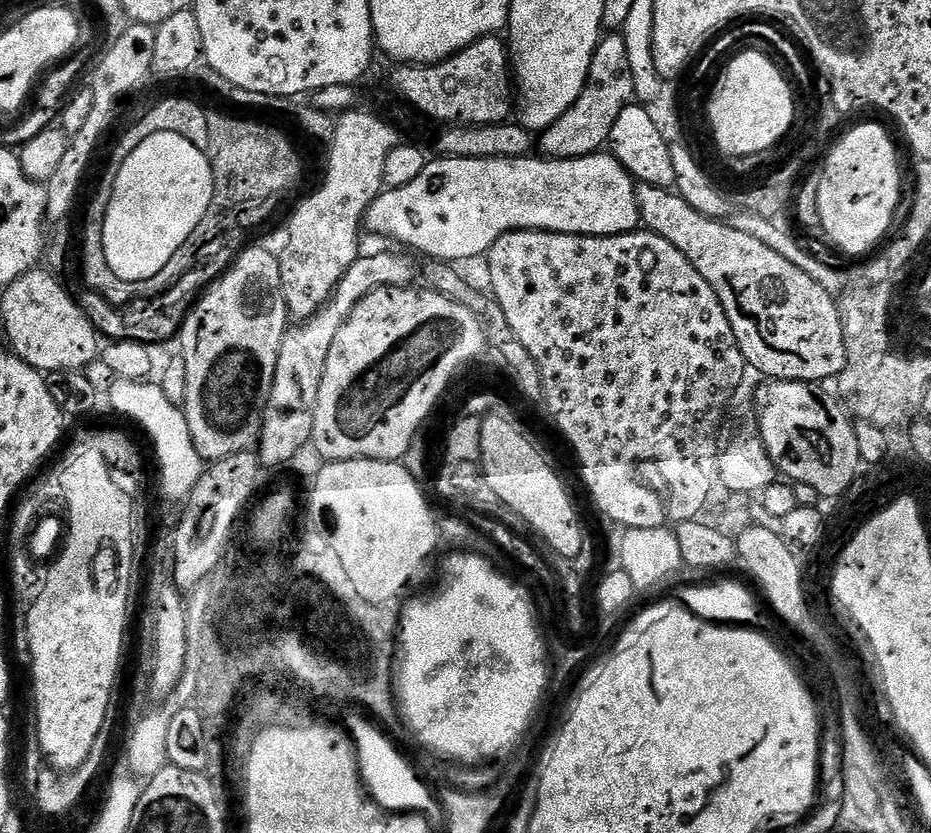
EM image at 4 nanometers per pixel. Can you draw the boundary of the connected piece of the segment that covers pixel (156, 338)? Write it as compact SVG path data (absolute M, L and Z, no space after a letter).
M208 260L197 263L182 279L173 286L167 288L159 296L152 296L149 300L135 300L132 304L111 304L106 298L102 298L97 292L84 290L79 293L78 303L84 313L92 320L101 337L109 341L133 340L139 344L157 346L167 340L175 341L179 337L180 330L184 326L184 319L192 311L202 293L212 283L214 278L224 275L226 264L220 260Z

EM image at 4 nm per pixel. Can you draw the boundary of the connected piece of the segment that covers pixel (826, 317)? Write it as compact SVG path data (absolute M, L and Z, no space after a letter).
M637 183L636 197L640 211L641 225L647 231L658 234L670 242L670 246L678 246L682 254L710 282L710 290L718 294L718 302L722 302L722 310L726 310L726 318L730 318L730 326L735 341L742 350L745 365L764 375L765 379L802 381L804 383L823 383L824 380L835 379L846 366L846 348L840 318L840 305L837 297L828 292L806 270L798 270L794 262L786 262L782 254L774 254L766 242L758 242L758 238L750 238L750 234L742 234L742 230L733 228L731 223L720 218L704 216L686 198L671 188L659 188L649 184Z

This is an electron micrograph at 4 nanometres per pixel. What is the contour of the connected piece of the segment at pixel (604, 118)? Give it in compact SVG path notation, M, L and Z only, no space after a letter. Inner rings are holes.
M620 34L601 35L590 62L588 85L582 90L578 102L574 102L574 106L570 106L570 110L566 110L566 114L539 137L539 155L549 160L597 155L607 145L610 130L614 130L614 122L618 122L618 114L633 103L634 97L634 77L626 54L626 42Z

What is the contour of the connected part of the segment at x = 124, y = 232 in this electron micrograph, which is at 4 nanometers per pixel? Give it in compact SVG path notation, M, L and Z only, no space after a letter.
M173 132L146 138L146 142L142 142L142 146L138 146L138 150L134 150L126 162L122 162L114 182L110 206L104 219L104 249L110 270L129 278L158 275L166 262L174 258L176 249L186 243L190 234L194 234L202 218L206 218L206 210L210 210L213 198L214 174L205 149L194 146L194 142Z

